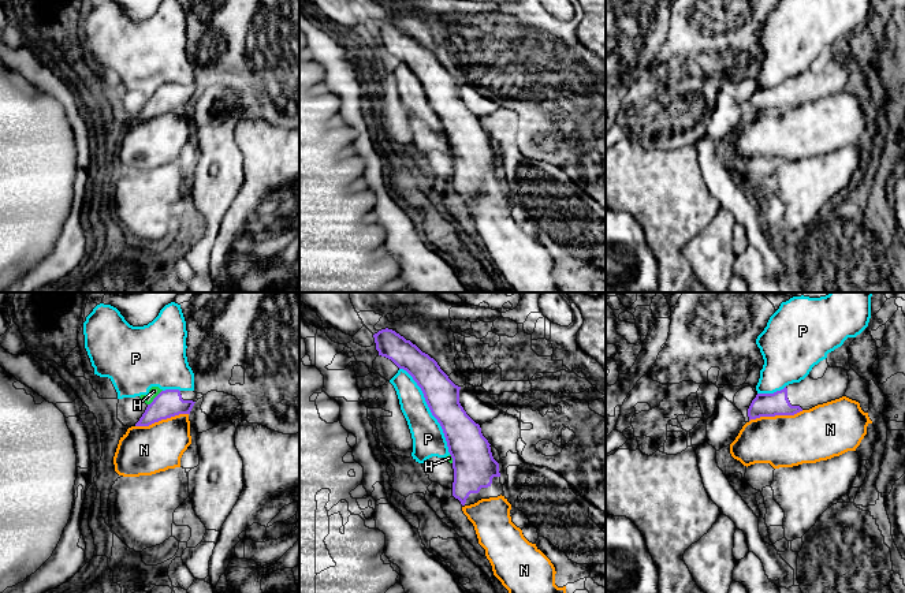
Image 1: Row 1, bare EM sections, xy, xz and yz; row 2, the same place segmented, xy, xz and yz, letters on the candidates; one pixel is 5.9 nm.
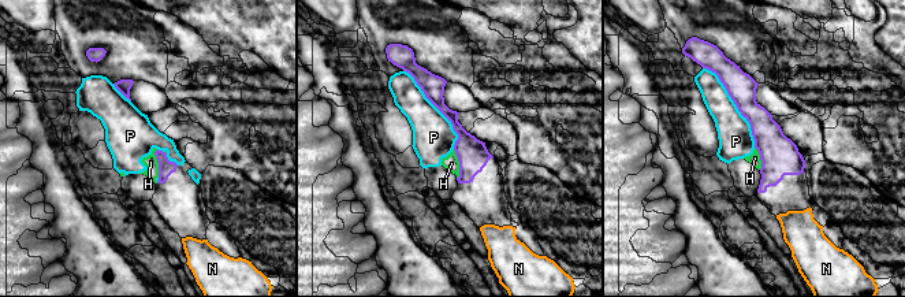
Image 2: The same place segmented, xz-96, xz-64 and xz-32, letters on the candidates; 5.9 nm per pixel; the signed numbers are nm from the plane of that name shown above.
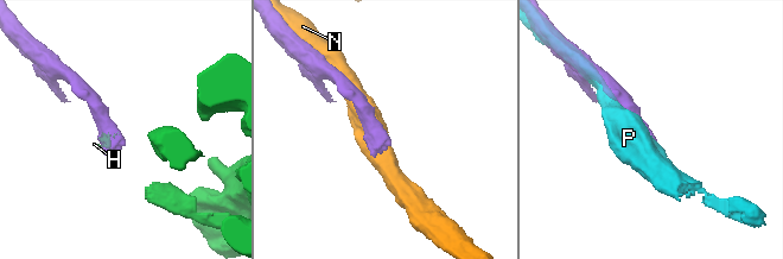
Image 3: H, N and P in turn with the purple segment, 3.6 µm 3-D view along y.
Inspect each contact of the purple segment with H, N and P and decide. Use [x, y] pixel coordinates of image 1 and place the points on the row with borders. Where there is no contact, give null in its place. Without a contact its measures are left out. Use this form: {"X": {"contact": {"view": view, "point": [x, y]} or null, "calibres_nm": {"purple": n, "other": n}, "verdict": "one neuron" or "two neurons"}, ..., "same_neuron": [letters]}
{"H": {"contact": {"view": "xy", "point": [155, 398]}, "calibres_nm": {"purple": 160, "other": 60}, "verdict": "two neurons"}, "N": {"contact": {"view": "yz", "point": [775, 414]}, "calibres_nm": {"purple": 140, "other": 320}, "verdict": "two neurons"}, "P": {"contact": {"view": "xz", "point": [429, 409]}, "calibres_nm": {"purple": 200, "other": 190}, "verdict": "two neurons"}, "same_neuron": []}

